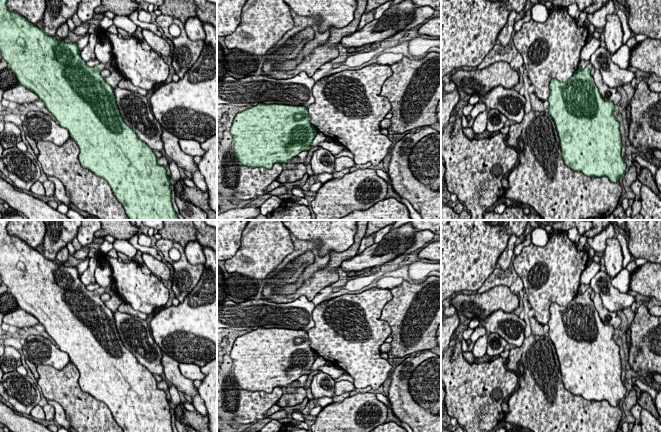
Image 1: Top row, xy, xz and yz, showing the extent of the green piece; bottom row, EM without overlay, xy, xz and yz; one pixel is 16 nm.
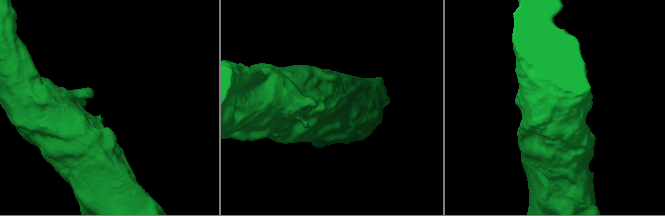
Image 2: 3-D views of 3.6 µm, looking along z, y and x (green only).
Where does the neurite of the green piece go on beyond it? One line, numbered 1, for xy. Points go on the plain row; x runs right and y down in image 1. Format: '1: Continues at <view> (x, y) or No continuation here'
1: Continues at xy (111, 289)

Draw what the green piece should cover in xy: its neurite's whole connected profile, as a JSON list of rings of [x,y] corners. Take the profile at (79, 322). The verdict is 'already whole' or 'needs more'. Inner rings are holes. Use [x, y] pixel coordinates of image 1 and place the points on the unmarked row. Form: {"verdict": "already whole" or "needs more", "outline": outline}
{"verdict": "needs more", "outline": [[[0,220],[0,276],[16,299],[20,309],[34,316],[55,341],[58,348],[66,352],[79,371],[79,386],[85,393],[104,402],[123,432],[173,432],[169,401],[164,390],[157,387],[153,374],[142,366],[135,355],[127,350],[119,336],[114,314],[101,300],[102,293],[116,293],[114,281],[105,288],[89,291],[81,282],[76,266],[58,265],[42,253],[30,247],[20,238],[10,235],[7,225],[10,220]]]}

